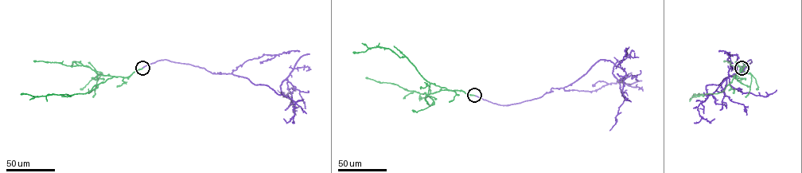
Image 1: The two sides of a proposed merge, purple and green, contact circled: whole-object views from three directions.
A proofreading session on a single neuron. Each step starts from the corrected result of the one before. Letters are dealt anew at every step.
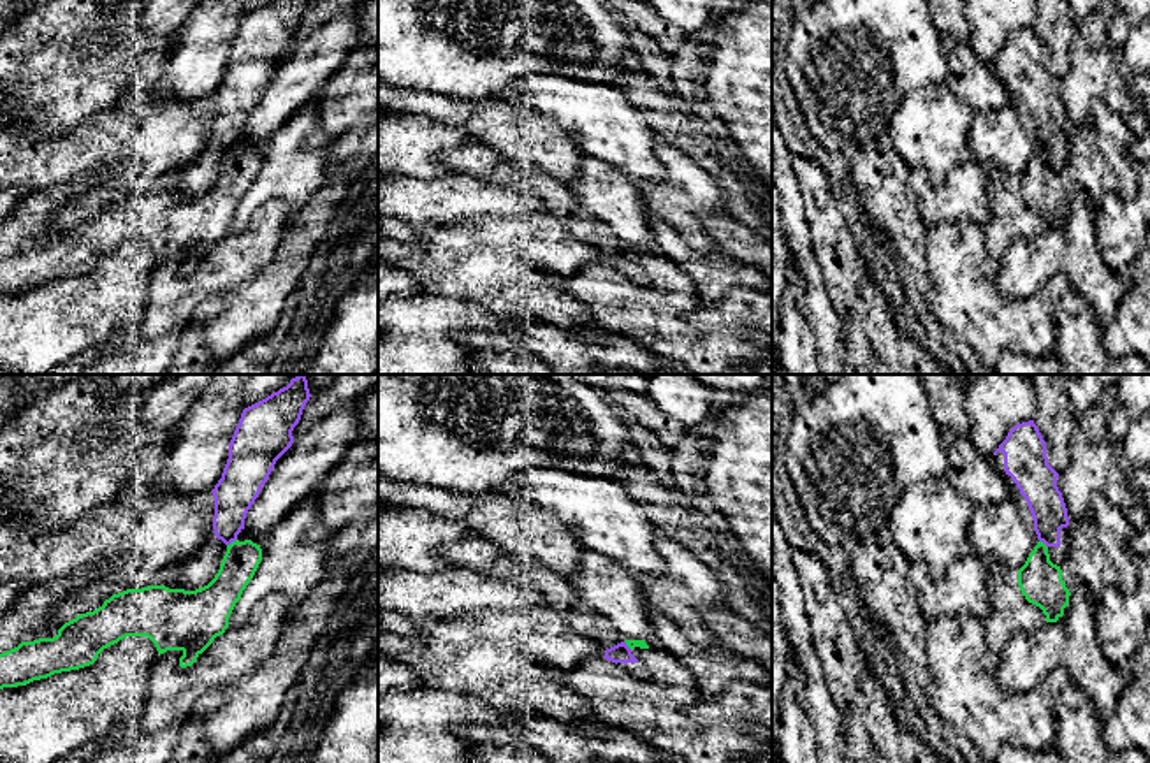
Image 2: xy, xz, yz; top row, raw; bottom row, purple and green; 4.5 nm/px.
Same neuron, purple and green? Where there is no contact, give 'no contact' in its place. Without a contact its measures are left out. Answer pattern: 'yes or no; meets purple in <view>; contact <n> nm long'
no; meets purple in xy; contact 60 nm long

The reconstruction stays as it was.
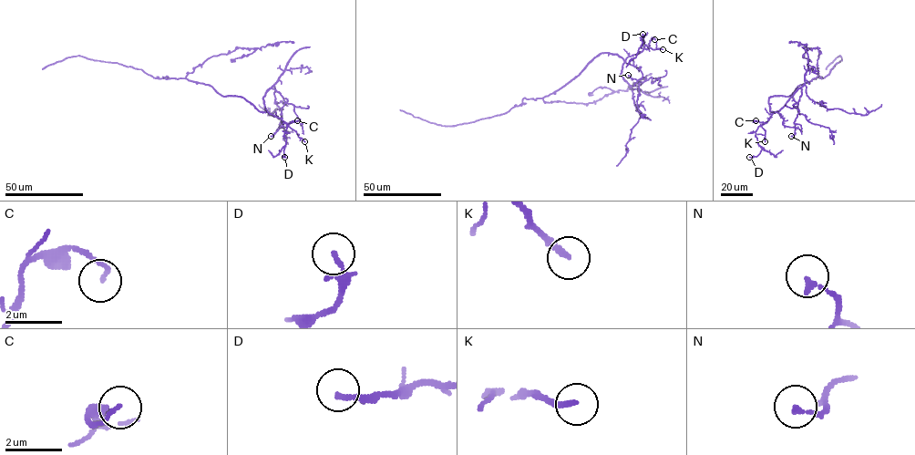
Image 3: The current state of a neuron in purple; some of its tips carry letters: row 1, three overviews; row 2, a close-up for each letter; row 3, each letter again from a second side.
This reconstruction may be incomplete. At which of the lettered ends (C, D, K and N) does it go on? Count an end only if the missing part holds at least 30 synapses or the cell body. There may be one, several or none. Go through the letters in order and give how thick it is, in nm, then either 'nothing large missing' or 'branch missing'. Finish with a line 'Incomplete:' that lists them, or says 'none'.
C: 120 nm | nothing large missing
D: 120 nm | nothing large missing
K: 180 nm | nothing large missing
N: 160 nm | nothing large missing
Incomplete: none

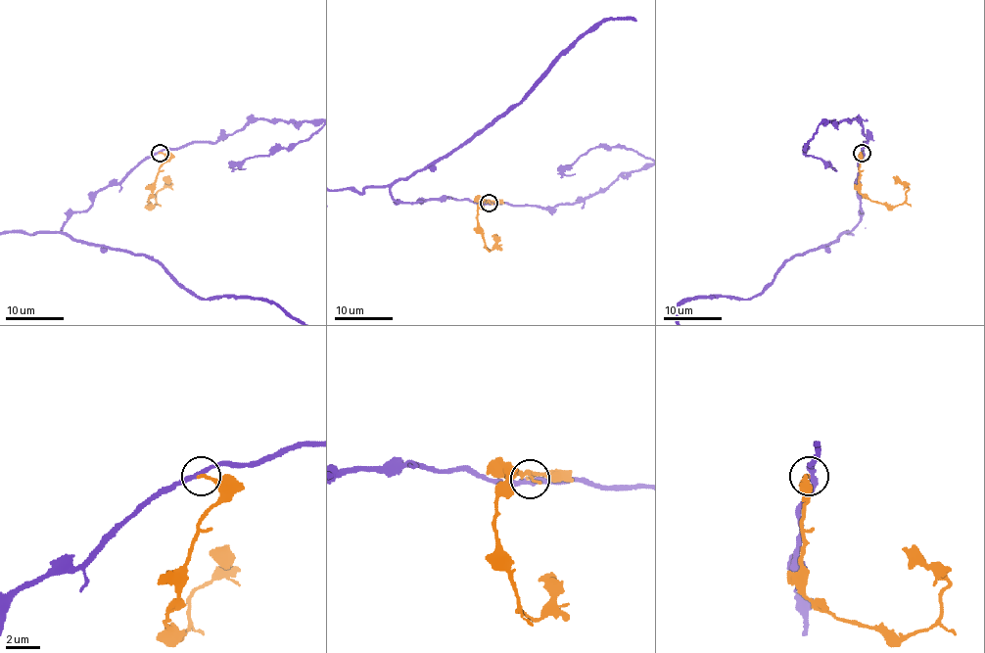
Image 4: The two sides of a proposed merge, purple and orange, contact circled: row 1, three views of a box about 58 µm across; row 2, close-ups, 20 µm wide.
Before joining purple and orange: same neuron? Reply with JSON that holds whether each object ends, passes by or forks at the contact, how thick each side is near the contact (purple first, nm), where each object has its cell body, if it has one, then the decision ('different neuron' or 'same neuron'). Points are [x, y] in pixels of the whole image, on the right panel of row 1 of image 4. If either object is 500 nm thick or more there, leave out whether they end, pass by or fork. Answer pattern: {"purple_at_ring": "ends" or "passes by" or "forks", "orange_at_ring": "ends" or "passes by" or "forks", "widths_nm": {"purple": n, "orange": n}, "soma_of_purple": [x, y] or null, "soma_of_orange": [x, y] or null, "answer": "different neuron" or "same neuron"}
{"purple_at_ring": "passes by", "orange_at_ring": "ends", "widths_nm": {"purple": 280, "orange": 200}, "soma_of_purple": null, "soma_of_orange": null, "answer": "same neuron"}

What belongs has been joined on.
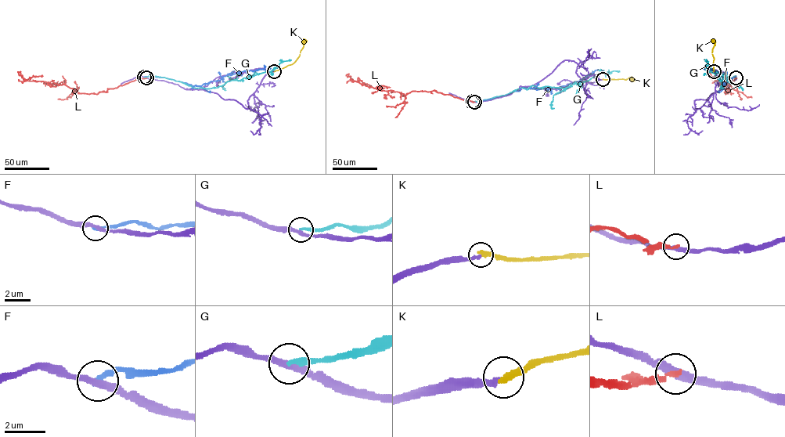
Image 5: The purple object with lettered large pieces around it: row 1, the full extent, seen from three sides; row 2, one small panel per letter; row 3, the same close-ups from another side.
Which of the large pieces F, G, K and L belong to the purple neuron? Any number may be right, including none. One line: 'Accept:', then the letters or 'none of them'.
Accept: none of them

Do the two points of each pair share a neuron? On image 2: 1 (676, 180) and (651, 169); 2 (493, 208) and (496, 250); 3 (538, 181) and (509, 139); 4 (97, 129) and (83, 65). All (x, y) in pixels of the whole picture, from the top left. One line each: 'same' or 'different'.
1: different
2: different
3: different
4: different

